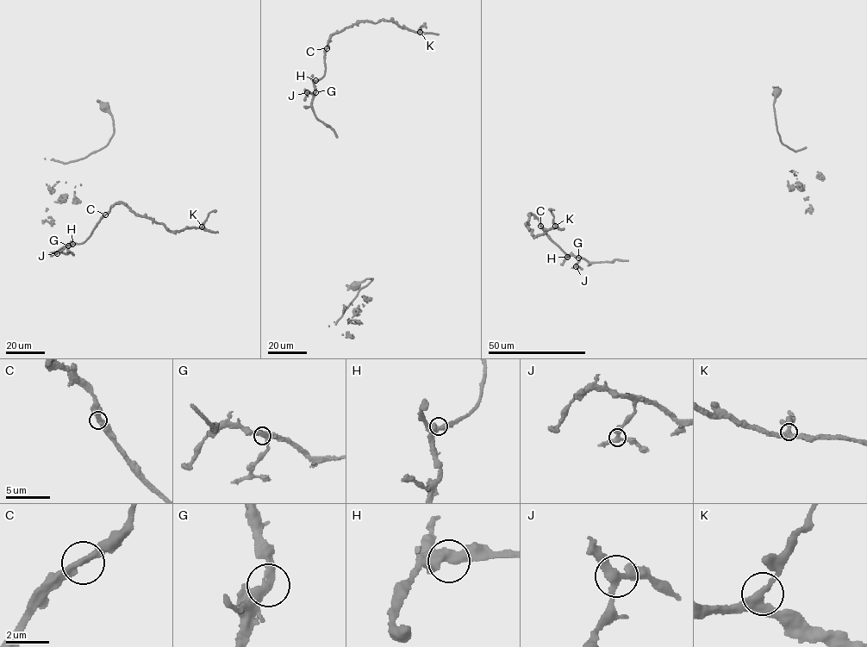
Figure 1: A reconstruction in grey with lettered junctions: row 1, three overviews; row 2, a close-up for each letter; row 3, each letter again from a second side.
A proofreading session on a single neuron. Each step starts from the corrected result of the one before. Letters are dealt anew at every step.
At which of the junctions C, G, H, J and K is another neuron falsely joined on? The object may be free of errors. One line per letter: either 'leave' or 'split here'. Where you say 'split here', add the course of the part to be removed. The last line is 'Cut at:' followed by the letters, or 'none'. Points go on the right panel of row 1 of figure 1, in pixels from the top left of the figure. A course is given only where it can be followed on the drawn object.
C: leave
G: leave
H: leave
J: leave
K: leave
Cut at: none

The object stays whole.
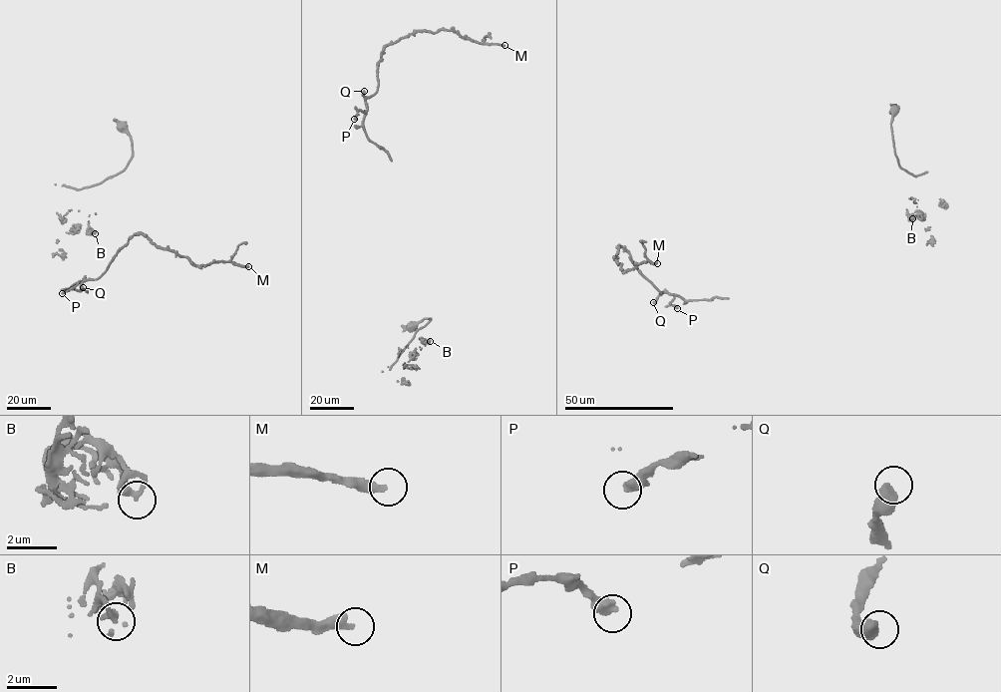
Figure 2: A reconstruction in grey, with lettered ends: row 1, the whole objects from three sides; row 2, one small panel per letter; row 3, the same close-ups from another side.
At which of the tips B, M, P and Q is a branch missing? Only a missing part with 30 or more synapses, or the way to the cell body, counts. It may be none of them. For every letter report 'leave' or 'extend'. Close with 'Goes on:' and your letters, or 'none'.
B: leave
M: extend
P: leave
Q: leave
Goes on: M

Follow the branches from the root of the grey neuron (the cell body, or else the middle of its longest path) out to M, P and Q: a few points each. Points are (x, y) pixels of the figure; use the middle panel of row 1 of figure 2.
M: (412, 326), (431, 318), (415, 332), (391, 159), (363, 126), (377, 66), (386, 46), (418, 31), (504, 45)
P: (412, 326), (431, 318), (415, 332), (391, 159), (367, 138), (363, 126), (365, 113), (358, 111), (354, 119)
Q: (412, 326), (423, 319), (431, 318), (415, 332), (391, 159), (371, 142), (364, 130), (367, 109), (364, 91)

